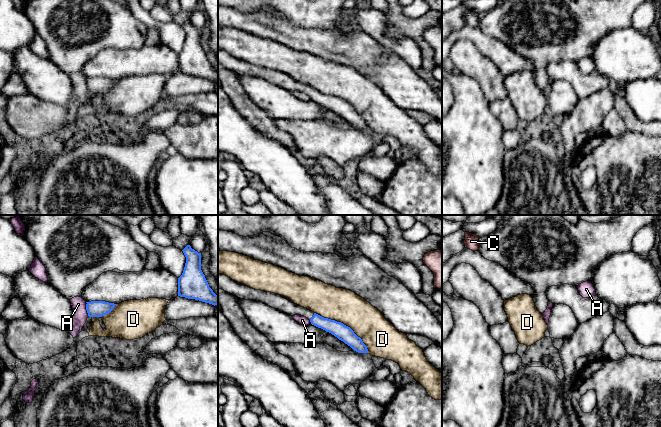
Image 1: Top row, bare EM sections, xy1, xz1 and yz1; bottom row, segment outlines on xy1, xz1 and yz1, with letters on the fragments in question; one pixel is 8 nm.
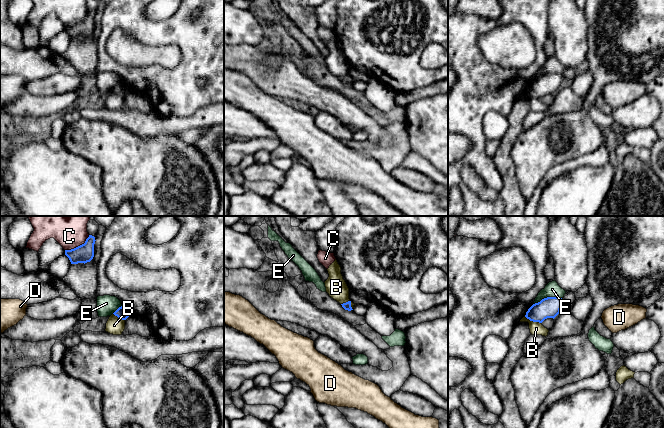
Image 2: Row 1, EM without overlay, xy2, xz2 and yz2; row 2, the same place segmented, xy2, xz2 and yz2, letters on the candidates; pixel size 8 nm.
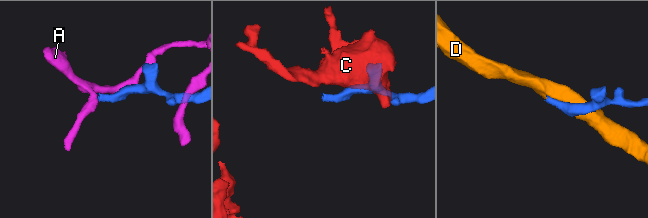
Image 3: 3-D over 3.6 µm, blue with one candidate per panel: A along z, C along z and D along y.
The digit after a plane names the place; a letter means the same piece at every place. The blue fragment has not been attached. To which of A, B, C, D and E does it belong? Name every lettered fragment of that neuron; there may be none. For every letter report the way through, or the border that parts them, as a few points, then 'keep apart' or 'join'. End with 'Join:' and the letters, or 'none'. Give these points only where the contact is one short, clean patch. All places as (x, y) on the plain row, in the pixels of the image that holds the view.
A: border along xy1 (85, 80), (88, 91); keep apart
B: border along xz2 (341, 79), (349, 77), (352, 85); keep apart
C: border along xy2 (89, 11), (83, 19), (65, 26); keep apart
D: keep apart
E: keep apart
Join: none

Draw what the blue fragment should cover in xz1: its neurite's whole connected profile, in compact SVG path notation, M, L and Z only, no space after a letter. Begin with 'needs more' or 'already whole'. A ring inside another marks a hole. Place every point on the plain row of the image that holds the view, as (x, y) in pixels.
needs more | M218 49L218 64L237 73L238 75L260 77L290 92L301 91L308 94L312 101L331 109L339 116L350 122L358 129L368 129L367 122L354 107L341 98L324 94L307 84L301 83L291 76L275 69L255 66Z

